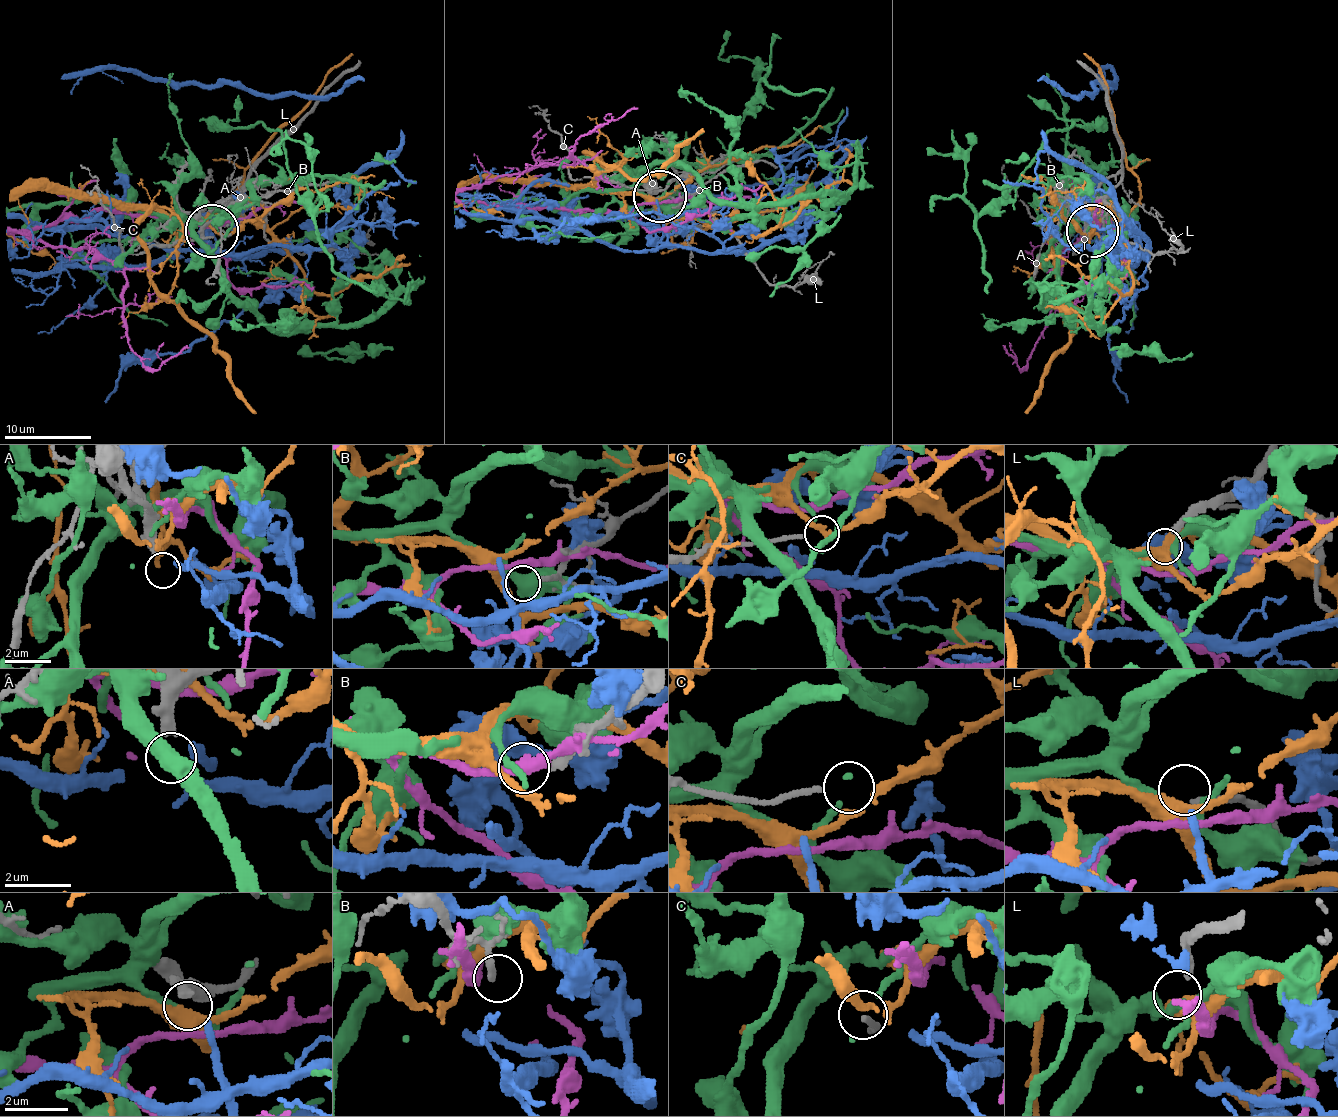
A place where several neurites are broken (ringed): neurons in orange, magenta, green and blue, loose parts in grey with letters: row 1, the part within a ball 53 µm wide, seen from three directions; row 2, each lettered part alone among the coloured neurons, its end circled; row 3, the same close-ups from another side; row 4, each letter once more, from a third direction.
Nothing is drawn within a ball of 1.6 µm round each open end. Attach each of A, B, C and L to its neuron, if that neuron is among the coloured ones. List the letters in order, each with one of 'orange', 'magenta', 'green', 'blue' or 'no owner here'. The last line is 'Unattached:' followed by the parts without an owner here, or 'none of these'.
A: no owner here
B: no owner here
C: no owner here
L: no owner here
Unattached: A, B, C, L

